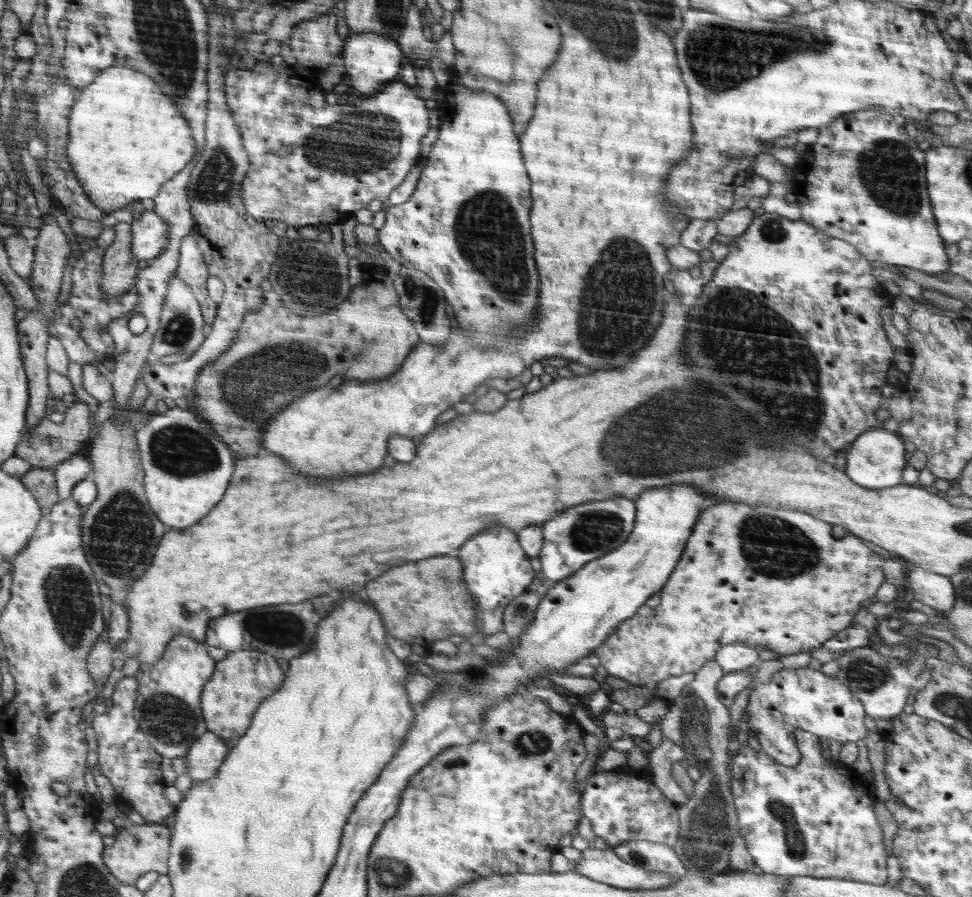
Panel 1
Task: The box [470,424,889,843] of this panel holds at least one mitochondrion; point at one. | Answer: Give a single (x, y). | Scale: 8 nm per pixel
(773, 547)

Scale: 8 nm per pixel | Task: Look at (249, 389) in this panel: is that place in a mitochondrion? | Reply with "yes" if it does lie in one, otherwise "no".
yes

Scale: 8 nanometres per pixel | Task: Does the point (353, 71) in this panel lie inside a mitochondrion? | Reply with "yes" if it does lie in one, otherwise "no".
no

